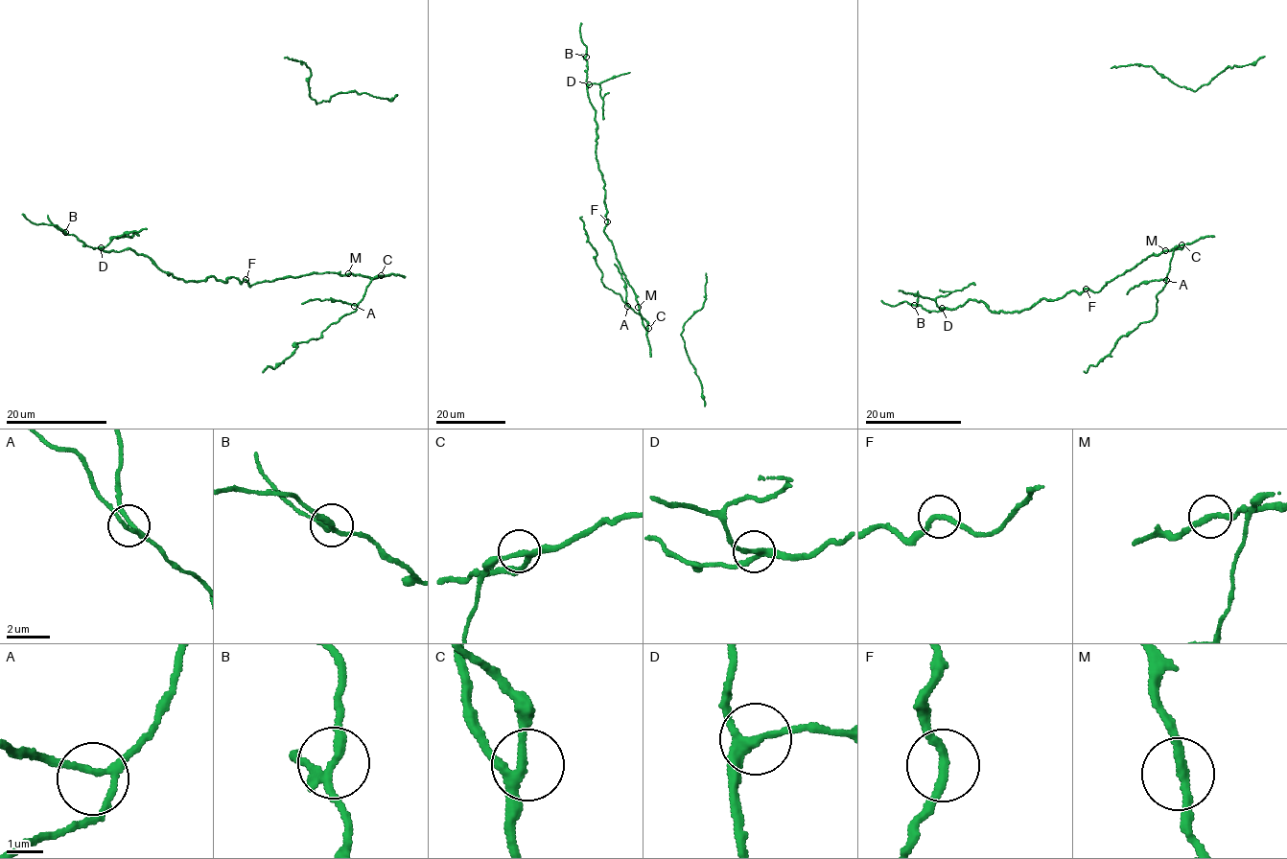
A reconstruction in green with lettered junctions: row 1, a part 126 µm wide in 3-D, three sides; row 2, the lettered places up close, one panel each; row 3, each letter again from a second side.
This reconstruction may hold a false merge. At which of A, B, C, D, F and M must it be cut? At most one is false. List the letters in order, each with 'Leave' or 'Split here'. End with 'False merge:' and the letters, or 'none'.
A: Leave
B: Split here
C: Leave
D: Leave
F: Leave
M: Leave
False merge: B

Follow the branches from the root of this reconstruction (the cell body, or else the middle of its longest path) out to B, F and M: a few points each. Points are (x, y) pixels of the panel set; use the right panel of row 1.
B: (1114, 278), (1096, 292), (1069, 290), (1018, 312), (992, 313), (983, 301), (970, 299), (935, 312), (914, 304)
F: (1114, 278), (1096, 292), (1086, 289)
M: (1114, 278), (1134, 268), (1148, 257), (1165, 250)

